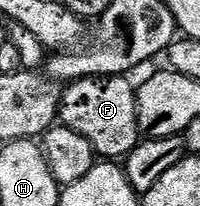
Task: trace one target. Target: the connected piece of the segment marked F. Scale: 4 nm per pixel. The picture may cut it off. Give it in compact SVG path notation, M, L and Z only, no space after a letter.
M127 76L80 78L64 89L58 121L81 136L103 160L123 160L141 141L137 124L136 87Z

